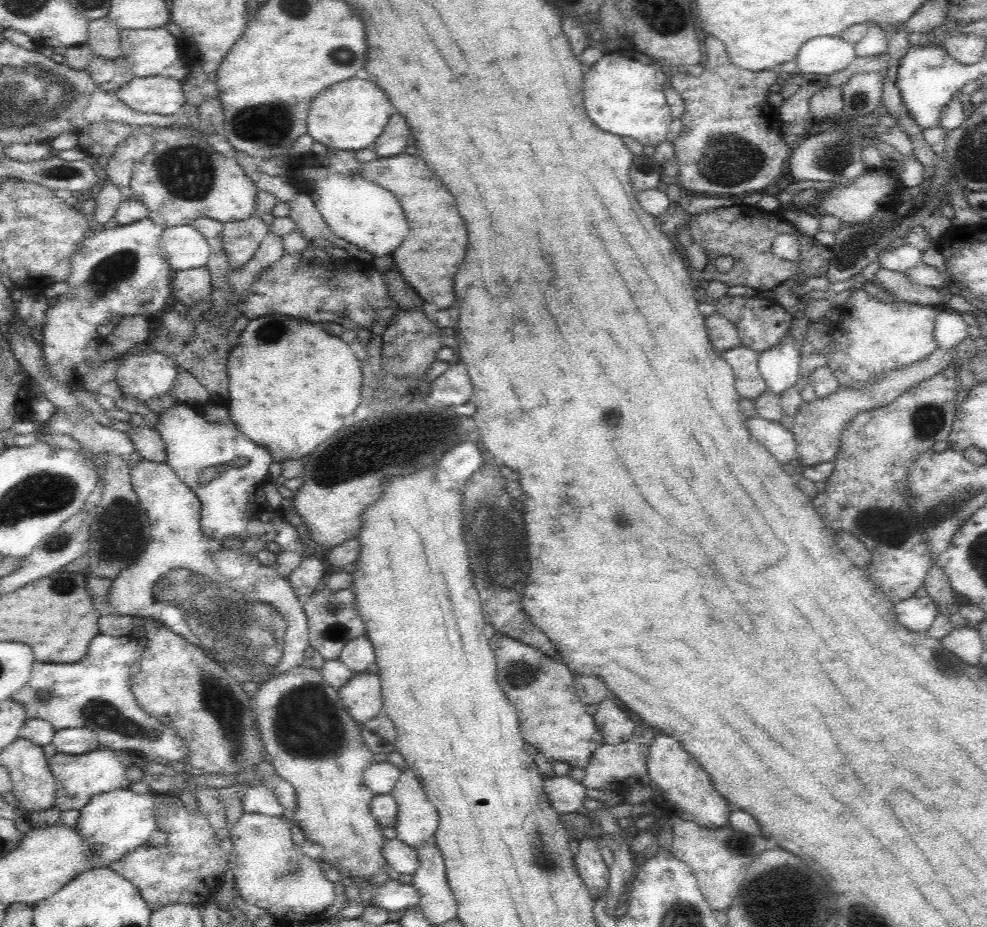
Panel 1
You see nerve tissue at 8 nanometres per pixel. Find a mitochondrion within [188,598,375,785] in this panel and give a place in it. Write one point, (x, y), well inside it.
(303, 727)

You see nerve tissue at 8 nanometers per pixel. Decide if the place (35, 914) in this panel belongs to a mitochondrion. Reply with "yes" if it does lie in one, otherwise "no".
no

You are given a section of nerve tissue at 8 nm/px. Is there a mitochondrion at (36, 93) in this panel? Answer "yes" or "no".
yes

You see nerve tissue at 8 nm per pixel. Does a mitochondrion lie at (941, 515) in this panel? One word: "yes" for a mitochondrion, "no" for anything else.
yes

